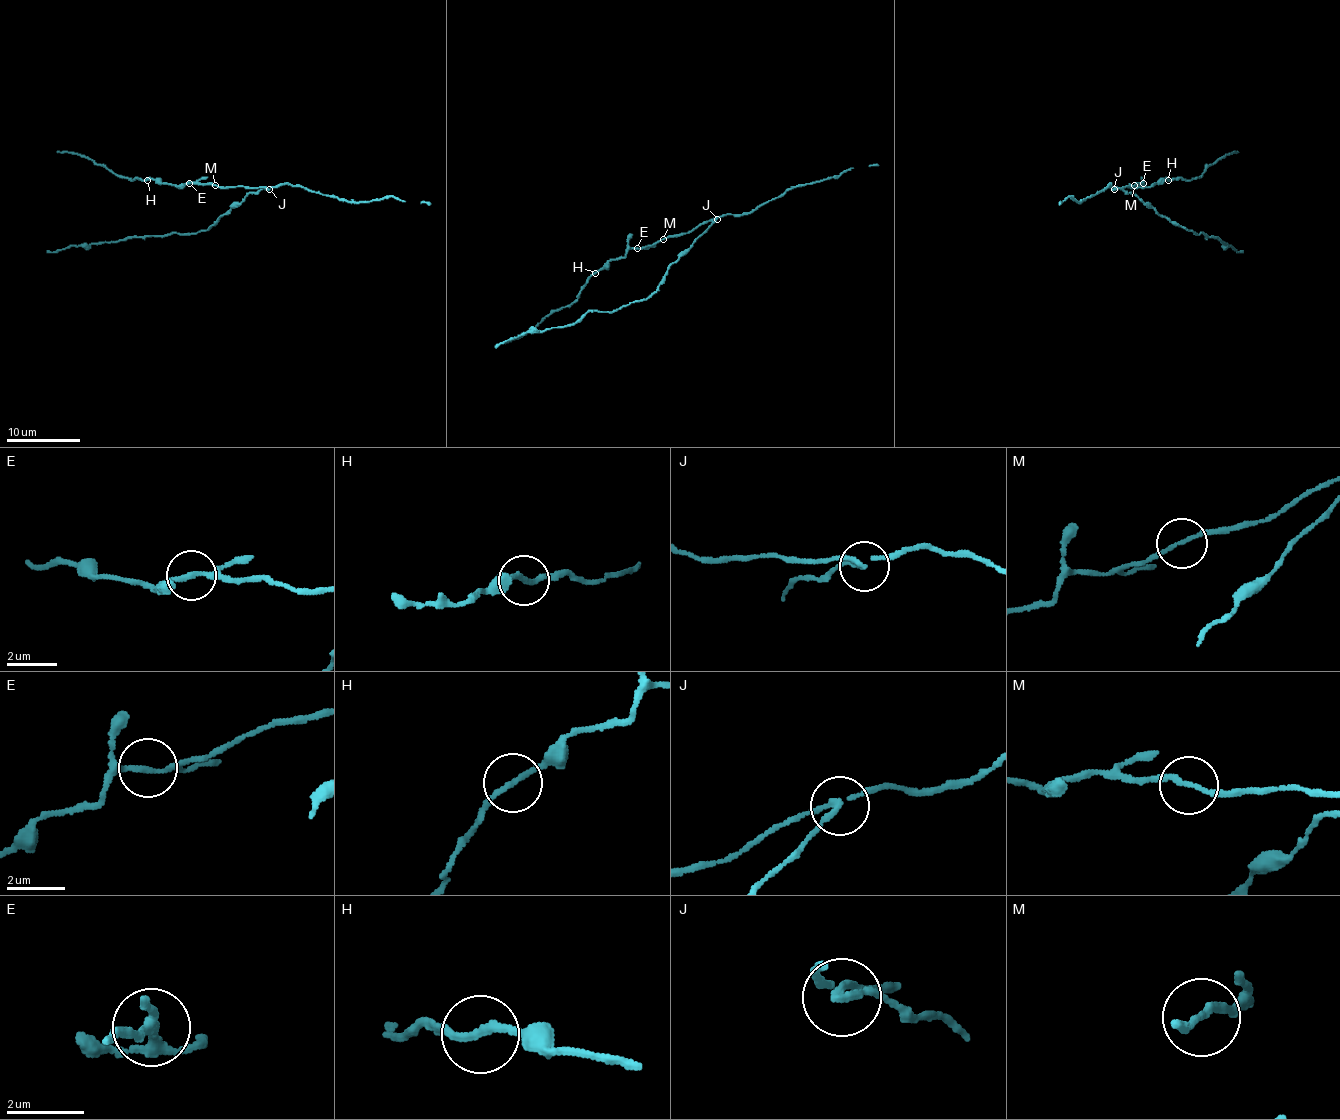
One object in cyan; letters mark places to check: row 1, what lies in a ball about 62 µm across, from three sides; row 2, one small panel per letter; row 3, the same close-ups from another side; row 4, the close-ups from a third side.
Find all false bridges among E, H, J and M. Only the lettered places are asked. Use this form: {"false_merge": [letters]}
{"false_merge": ["J"]}

